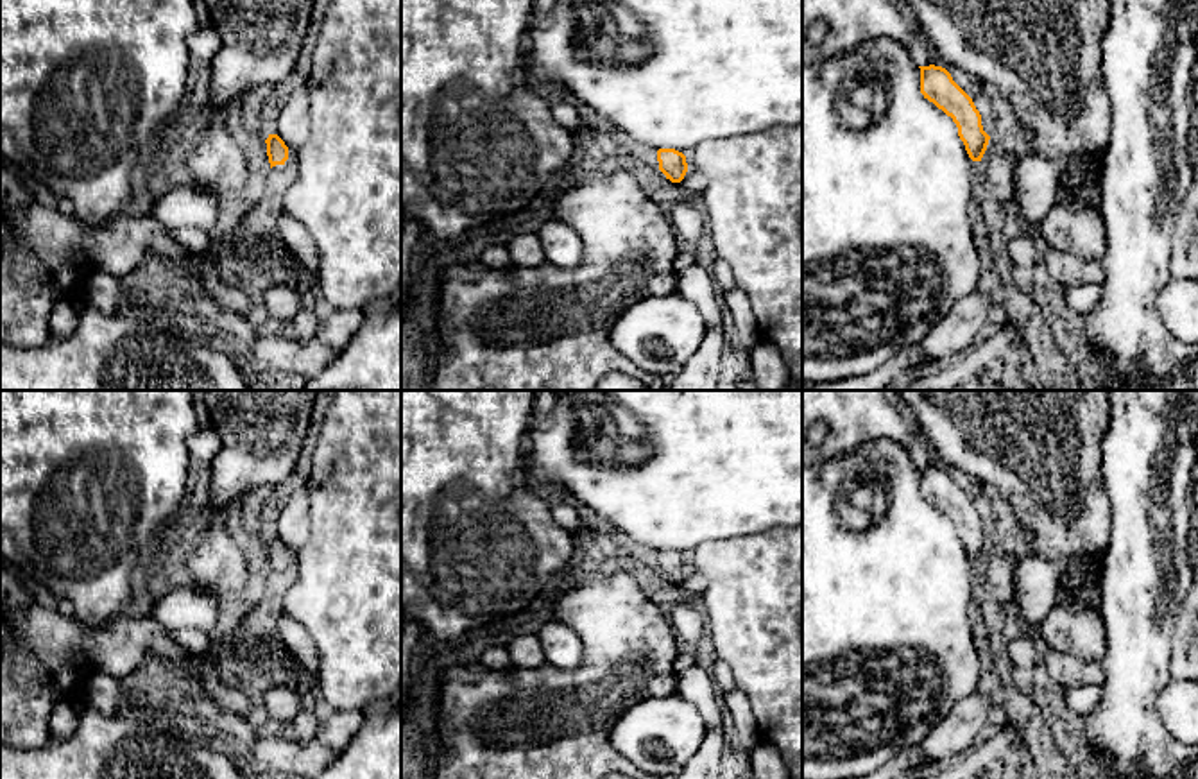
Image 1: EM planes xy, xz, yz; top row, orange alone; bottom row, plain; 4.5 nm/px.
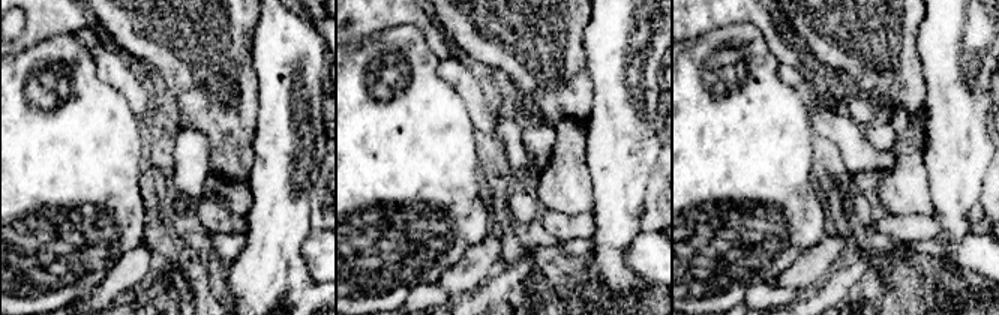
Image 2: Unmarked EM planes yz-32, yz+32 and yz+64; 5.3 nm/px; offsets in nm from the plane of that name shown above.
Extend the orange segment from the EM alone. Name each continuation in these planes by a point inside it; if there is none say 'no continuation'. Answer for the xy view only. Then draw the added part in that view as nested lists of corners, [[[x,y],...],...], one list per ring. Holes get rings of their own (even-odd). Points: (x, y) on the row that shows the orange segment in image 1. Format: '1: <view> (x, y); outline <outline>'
1: xy (280, 171); outline [[[288,149],[288,159],[283,165],[272,167],[274,179],[287,179],[294,168],[294,152]]]

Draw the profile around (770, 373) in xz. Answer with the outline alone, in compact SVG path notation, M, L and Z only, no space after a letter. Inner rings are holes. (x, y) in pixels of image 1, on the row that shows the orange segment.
M763 338L750 351L750 365L757 390L784 390L792 381L790 369L781 353Z

